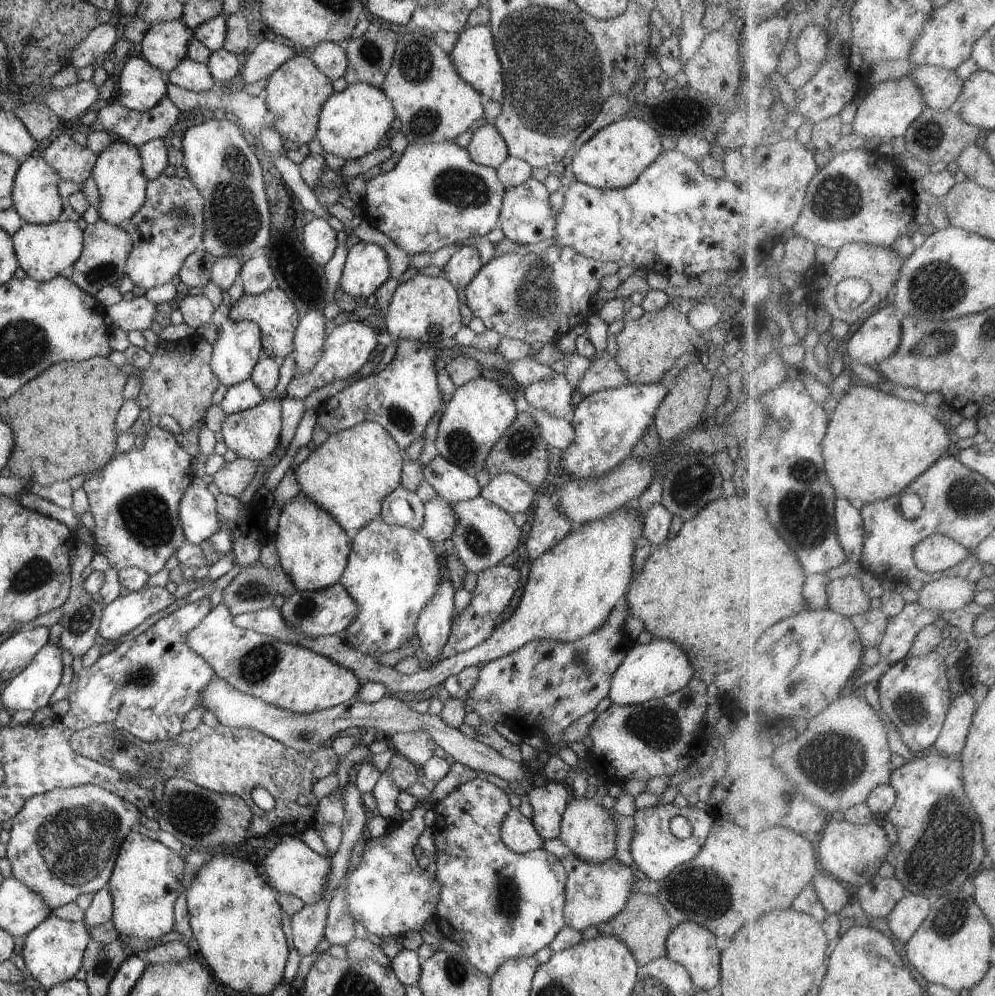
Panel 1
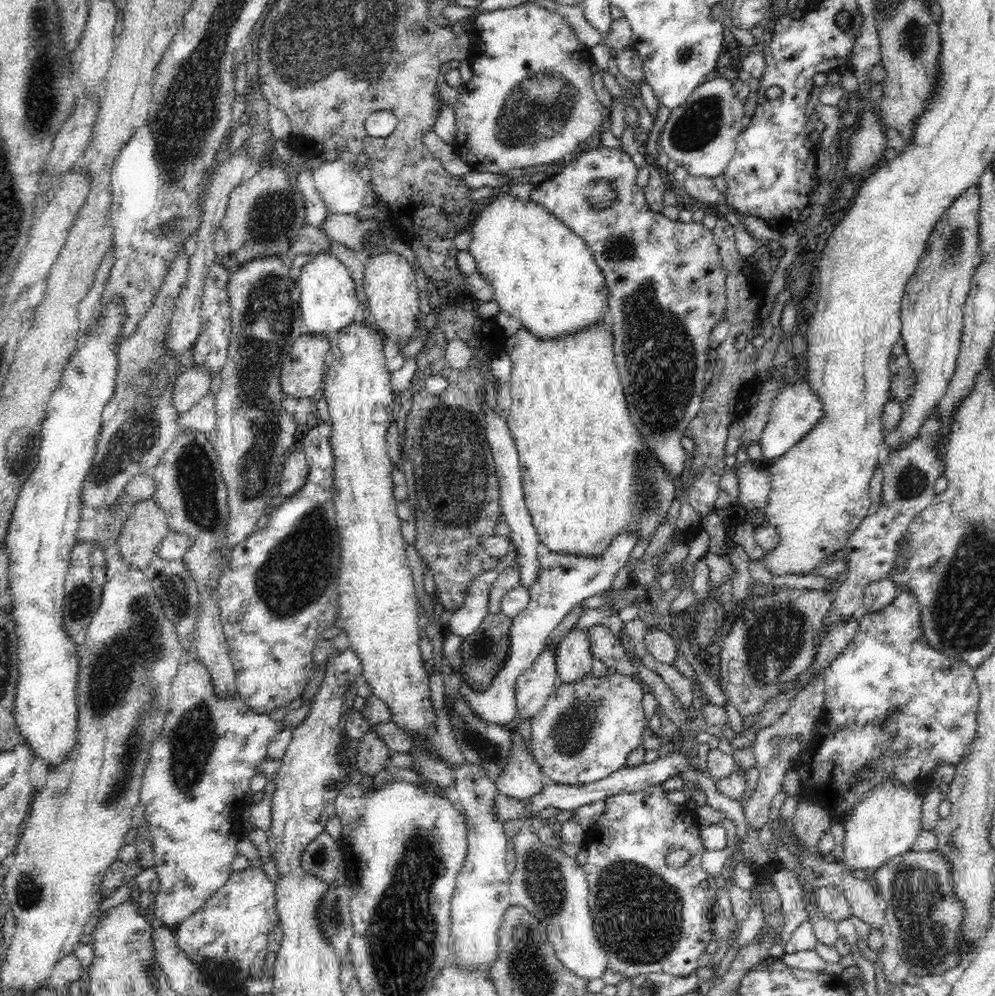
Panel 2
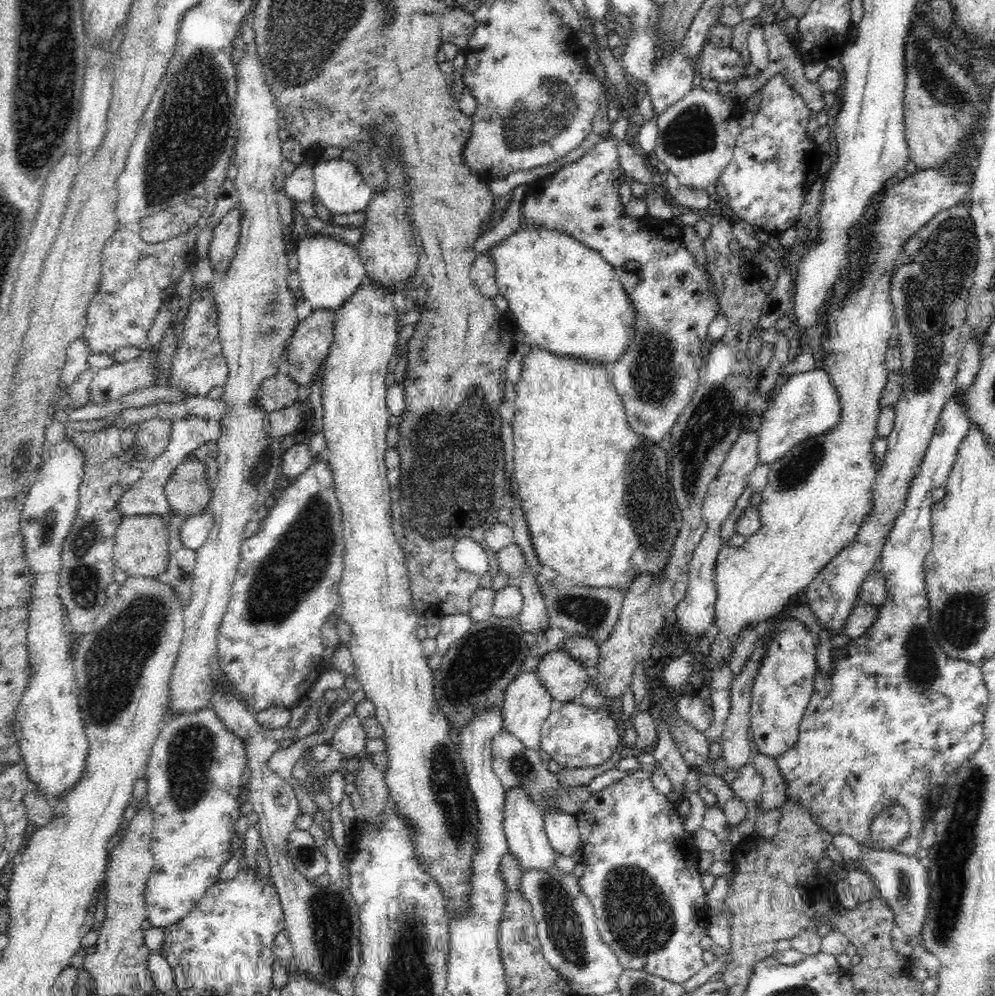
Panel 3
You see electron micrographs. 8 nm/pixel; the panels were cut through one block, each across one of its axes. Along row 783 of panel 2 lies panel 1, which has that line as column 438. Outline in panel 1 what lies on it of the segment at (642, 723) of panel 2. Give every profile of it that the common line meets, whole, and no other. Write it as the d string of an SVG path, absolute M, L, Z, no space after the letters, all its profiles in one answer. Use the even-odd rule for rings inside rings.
M380 516L374 518L356 534L351 543L346 569L339 581L358 606L359 612L355 620L337 636L349 648L374 659L402 646L408 646L408 640L417 634L417 623L424 608L437 596L446 570L435 546L420 530L387 524Z

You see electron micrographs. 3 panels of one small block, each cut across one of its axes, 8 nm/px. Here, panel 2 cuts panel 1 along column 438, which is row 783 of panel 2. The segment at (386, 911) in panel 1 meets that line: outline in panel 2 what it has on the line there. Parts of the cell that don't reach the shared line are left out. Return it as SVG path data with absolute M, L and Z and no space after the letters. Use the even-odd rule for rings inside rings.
M892 781L874 788L856 807L850 810L843 823L845 854L840 862L855 874L869 875L887 863L890 858L912 851L921 833L920 818L924 793Z

